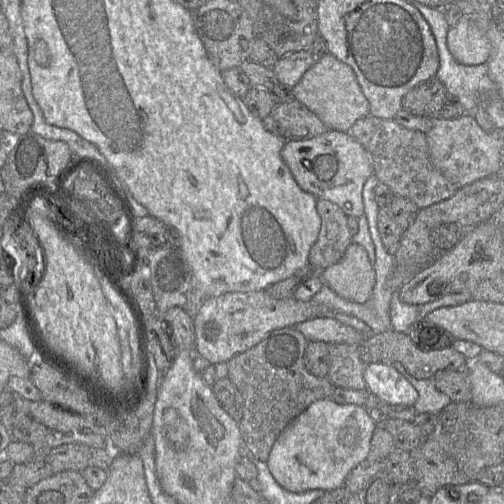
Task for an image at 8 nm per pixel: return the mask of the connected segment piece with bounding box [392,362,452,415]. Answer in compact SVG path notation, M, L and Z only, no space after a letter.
M395 362L392 364L413 385L418 392L418 399L414 404L417 413L430 413L438 415L452 400L439 391L432 379L417 379L413 377L404 366Z

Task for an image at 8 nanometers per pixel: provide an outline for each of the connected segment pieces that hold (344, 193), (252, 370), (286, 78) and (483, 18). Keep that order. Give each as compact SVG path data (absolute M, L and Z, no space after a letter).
M328 130L311 139L286 141L281 158L303 191L337 204L348 217L364 215L363 186L374 168L368 149L349 132Z
M295 327L270 332L256 346L228 361L228 376L244 400L239 422L244 445L261 462L268 460L278 436L313 402L329 399L334 385L327 377L311 374L304 365L307 338Z
M300 51L279 58L271 69L279 84L293 88L316 61L310 51Z
M491 10L464 14L452 23L447 46L453 58L463 65L487 63L491 54L491 44L486 36L490 26Z

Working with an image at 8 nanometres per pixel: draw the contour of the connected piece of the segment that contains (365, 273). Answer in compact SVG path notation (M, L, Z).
M352 243L340 261L323 270L321 279L340 297L366 303L376 283L374 267L364 247Z

